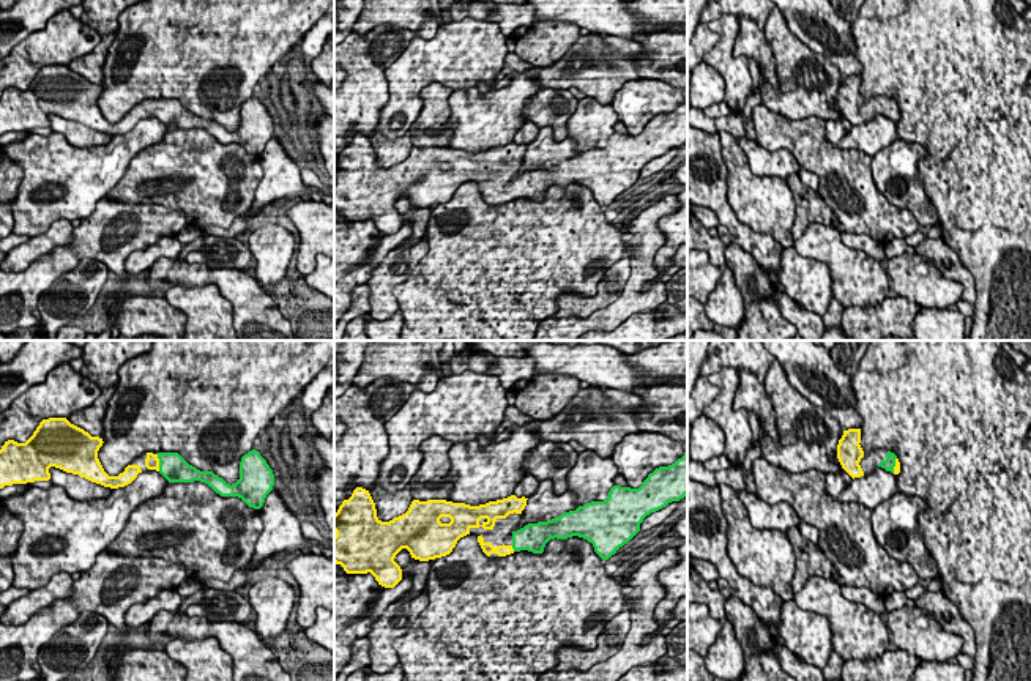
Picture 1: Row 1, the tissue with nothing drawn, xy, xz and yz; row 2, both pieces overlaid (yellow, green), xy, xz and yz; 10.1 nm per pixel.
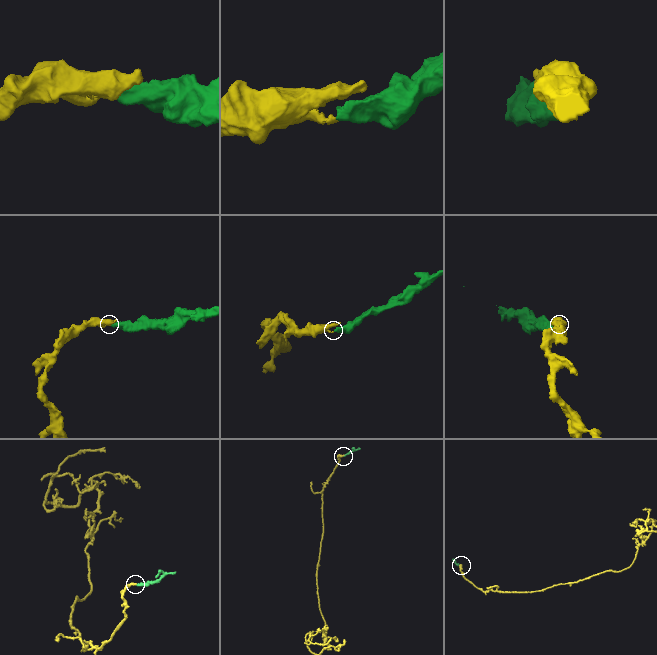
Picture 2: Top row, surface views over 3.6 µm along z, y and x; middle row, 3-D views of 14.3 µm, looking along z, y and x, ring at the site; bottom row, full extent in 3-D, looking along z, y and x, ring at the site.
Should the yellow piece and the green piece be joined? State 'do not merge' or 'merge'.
merge

